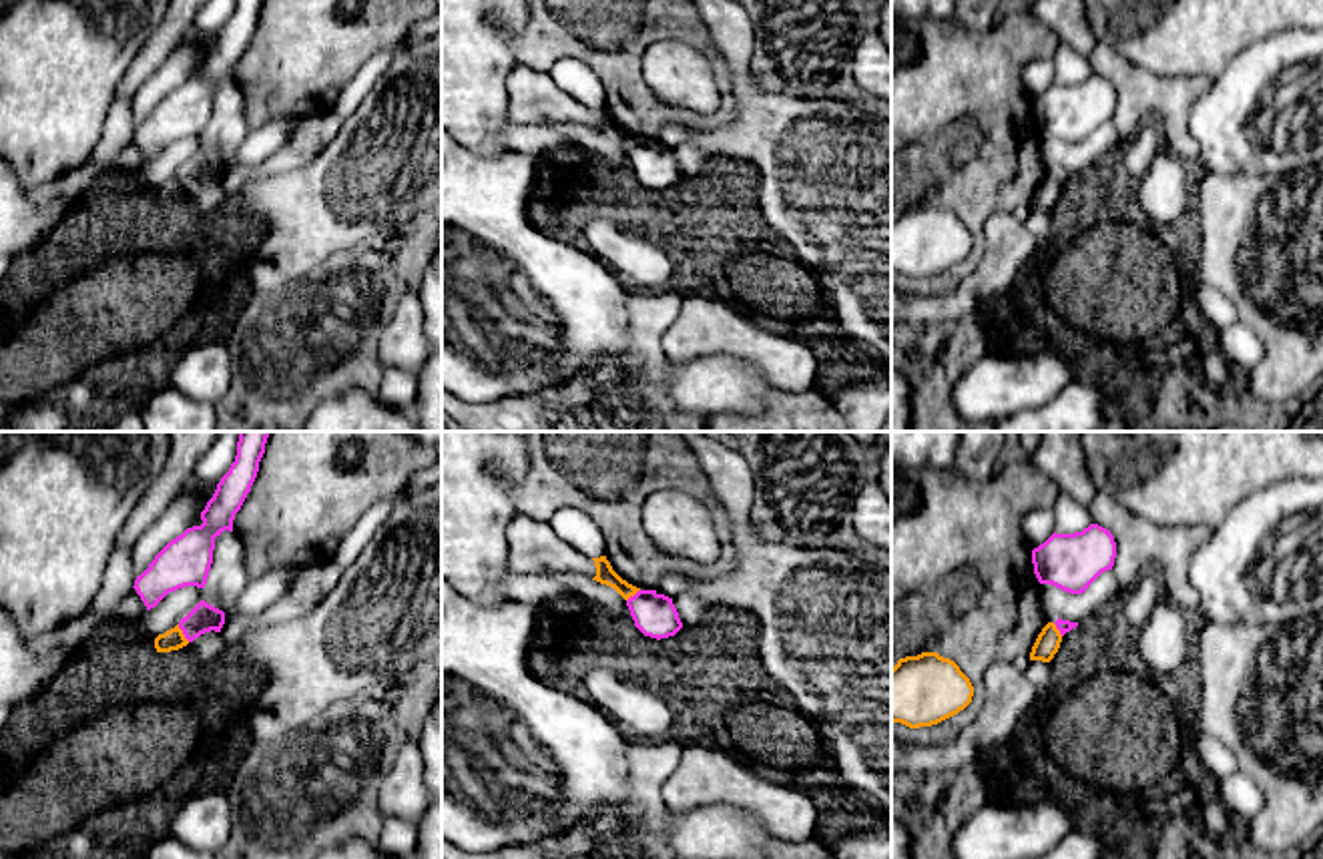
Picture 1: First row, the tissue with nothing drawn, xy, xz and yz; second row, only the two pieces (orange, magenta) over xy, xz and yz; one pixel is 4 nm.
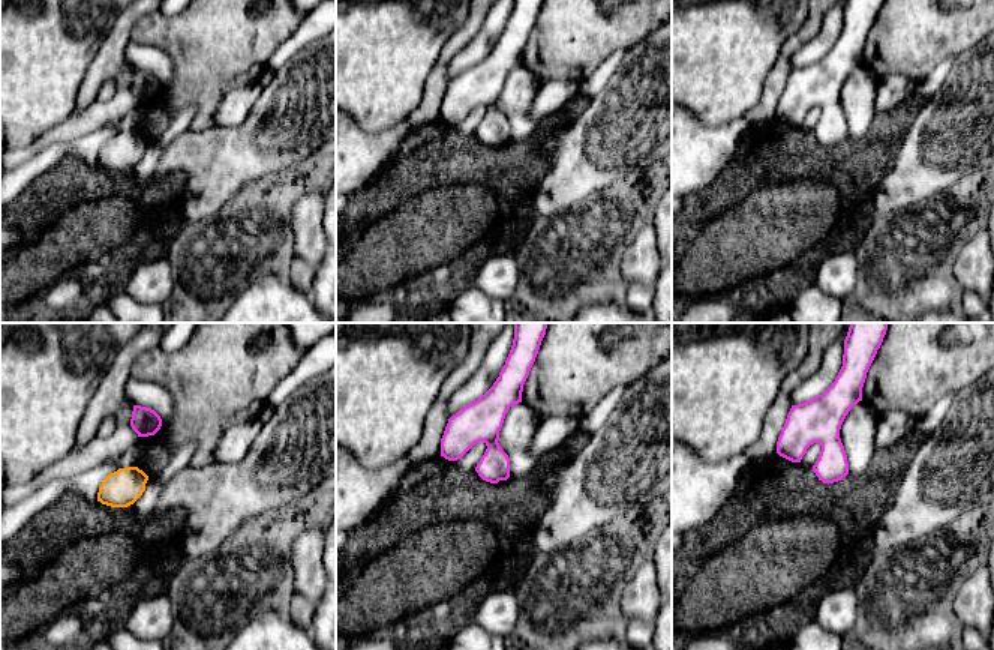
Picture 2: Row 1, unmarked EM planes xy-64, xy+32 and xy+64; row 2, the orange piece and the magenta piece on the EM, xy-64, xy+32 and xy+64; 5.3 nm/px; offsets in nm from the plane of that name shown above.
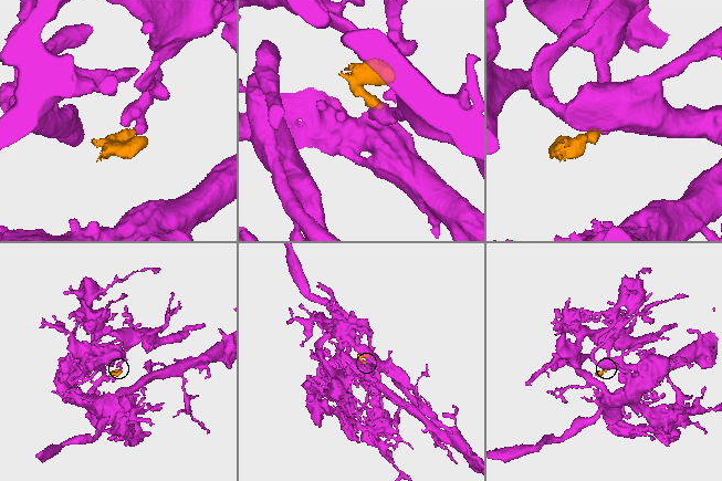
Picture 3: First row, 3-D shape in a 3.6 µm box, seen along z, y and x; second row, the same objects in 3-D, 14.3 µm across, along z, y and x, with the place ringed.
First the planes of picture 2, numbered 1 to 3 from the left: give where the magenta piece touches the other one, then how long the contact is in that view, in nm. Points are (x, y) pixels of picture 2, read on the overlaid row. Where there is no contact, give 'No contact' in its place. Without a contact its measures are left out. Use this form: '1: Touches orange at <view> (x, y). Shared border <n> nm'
1: No contact
2: No contact
3: No contact

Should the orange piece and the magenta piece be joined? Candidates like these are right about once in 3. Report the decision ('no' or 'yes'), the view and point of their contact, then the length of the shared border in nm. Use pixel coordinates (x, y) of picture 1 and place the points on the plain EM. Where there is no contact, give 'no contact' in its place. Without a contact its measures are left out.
no | xy (181, 183) | 90 nm

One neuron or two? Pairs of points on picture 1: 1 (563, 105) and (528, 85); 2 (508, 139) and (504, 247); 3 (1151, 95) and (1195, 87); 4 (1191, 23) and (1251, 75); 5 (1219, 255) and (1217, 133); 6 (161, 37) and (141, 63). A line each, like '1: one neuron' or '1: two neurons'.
1: one neuron
2: two neurons
3: one neuron
4: two neurons
5: two neurons
6: one neuron

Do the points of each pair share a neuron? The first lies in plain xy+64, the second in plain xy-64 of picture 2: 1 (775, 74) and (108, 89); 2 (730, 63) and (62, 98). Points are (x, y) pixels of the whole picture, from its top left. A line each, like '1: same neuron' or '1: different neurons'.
1: different neurons
2: same neuron

